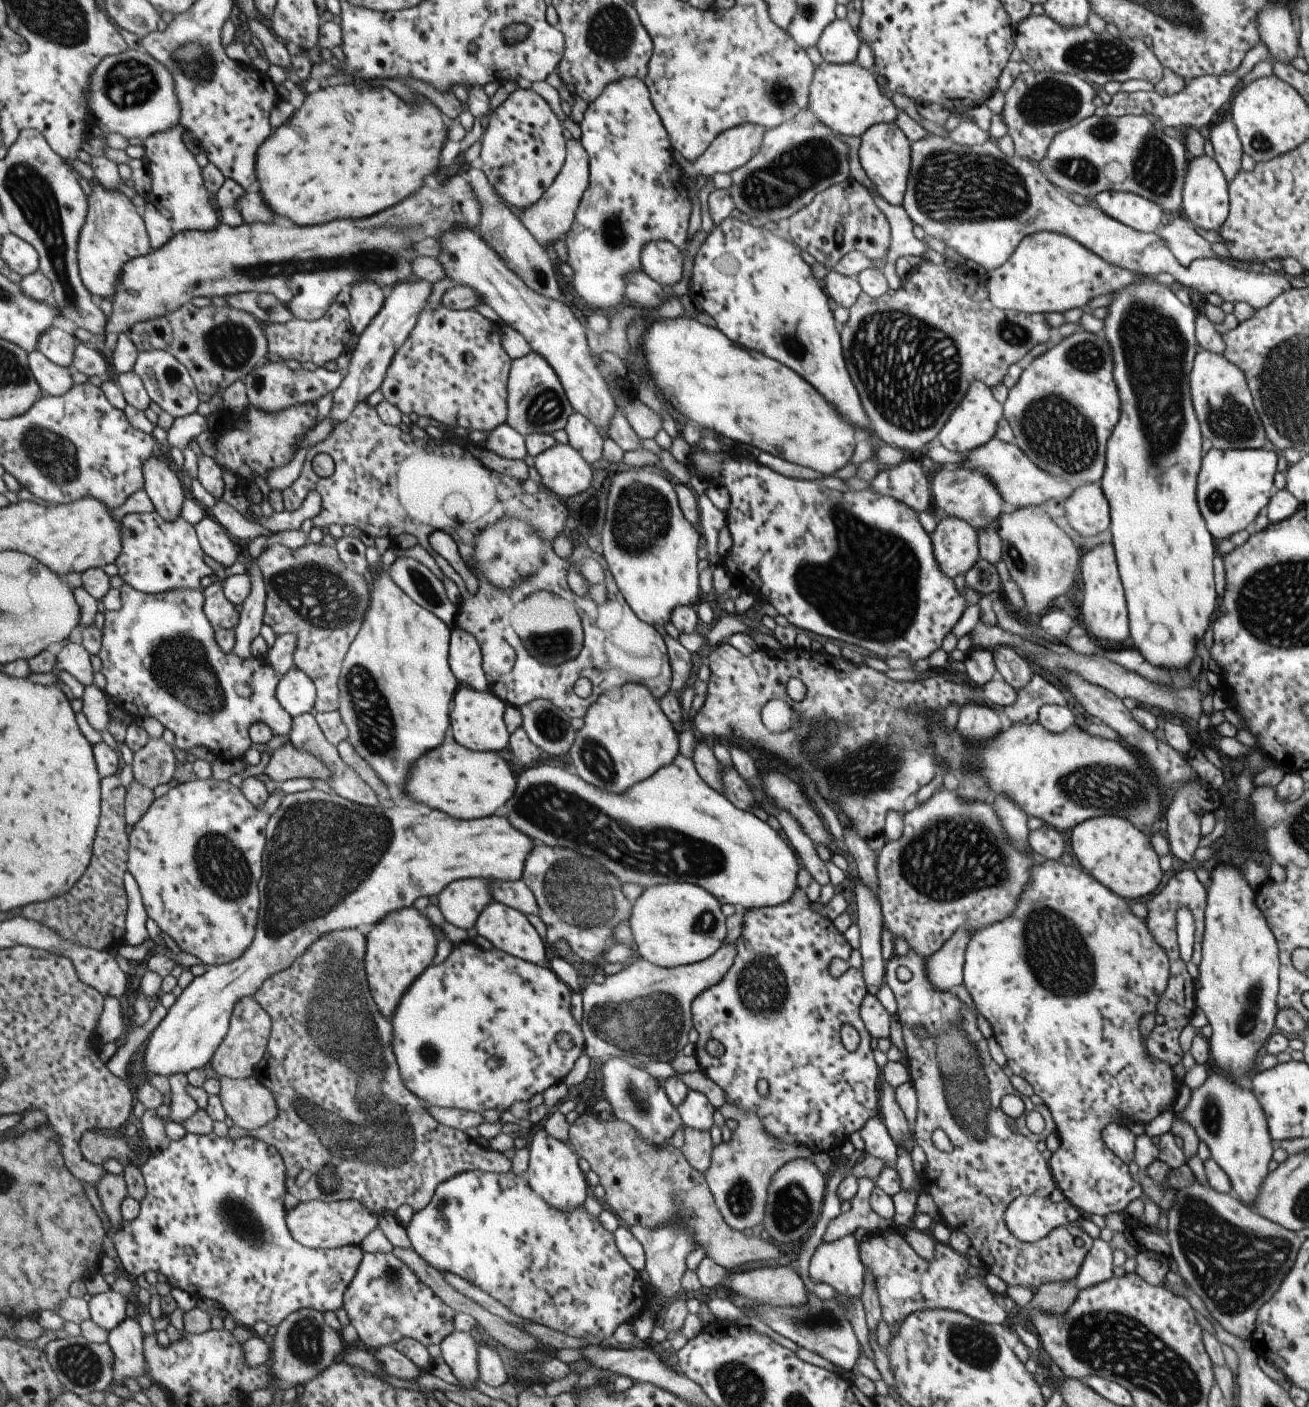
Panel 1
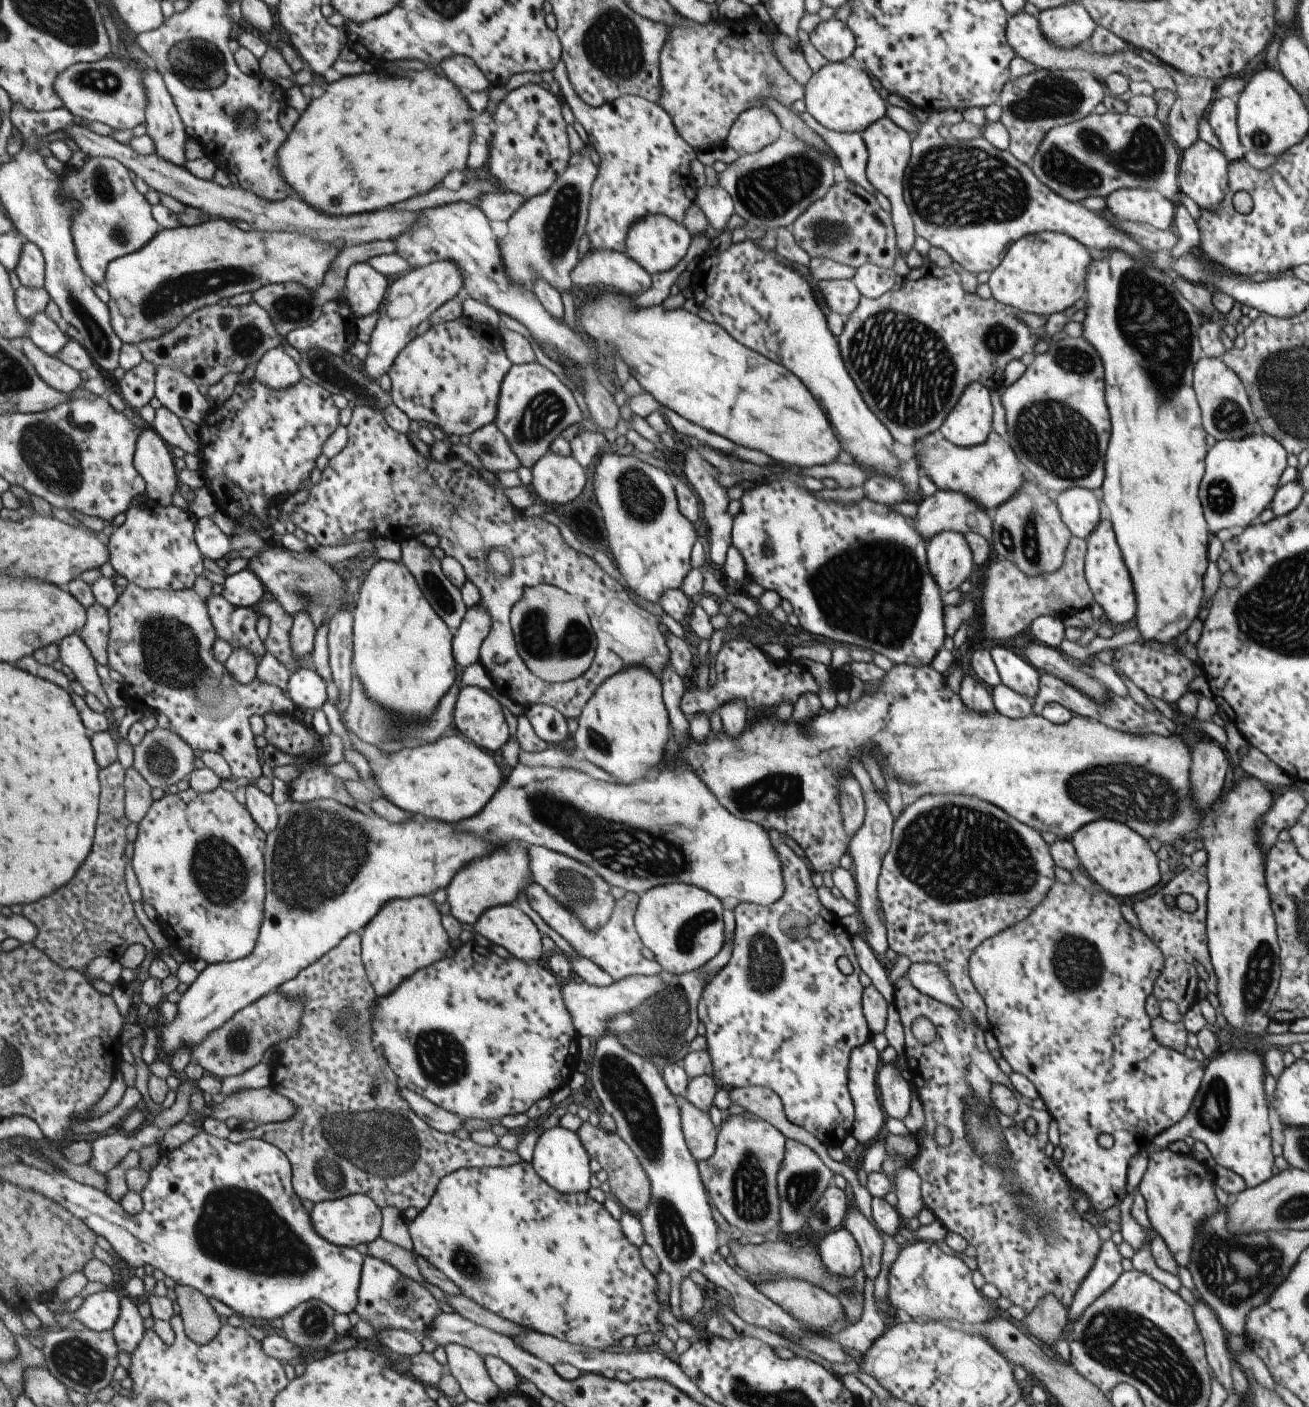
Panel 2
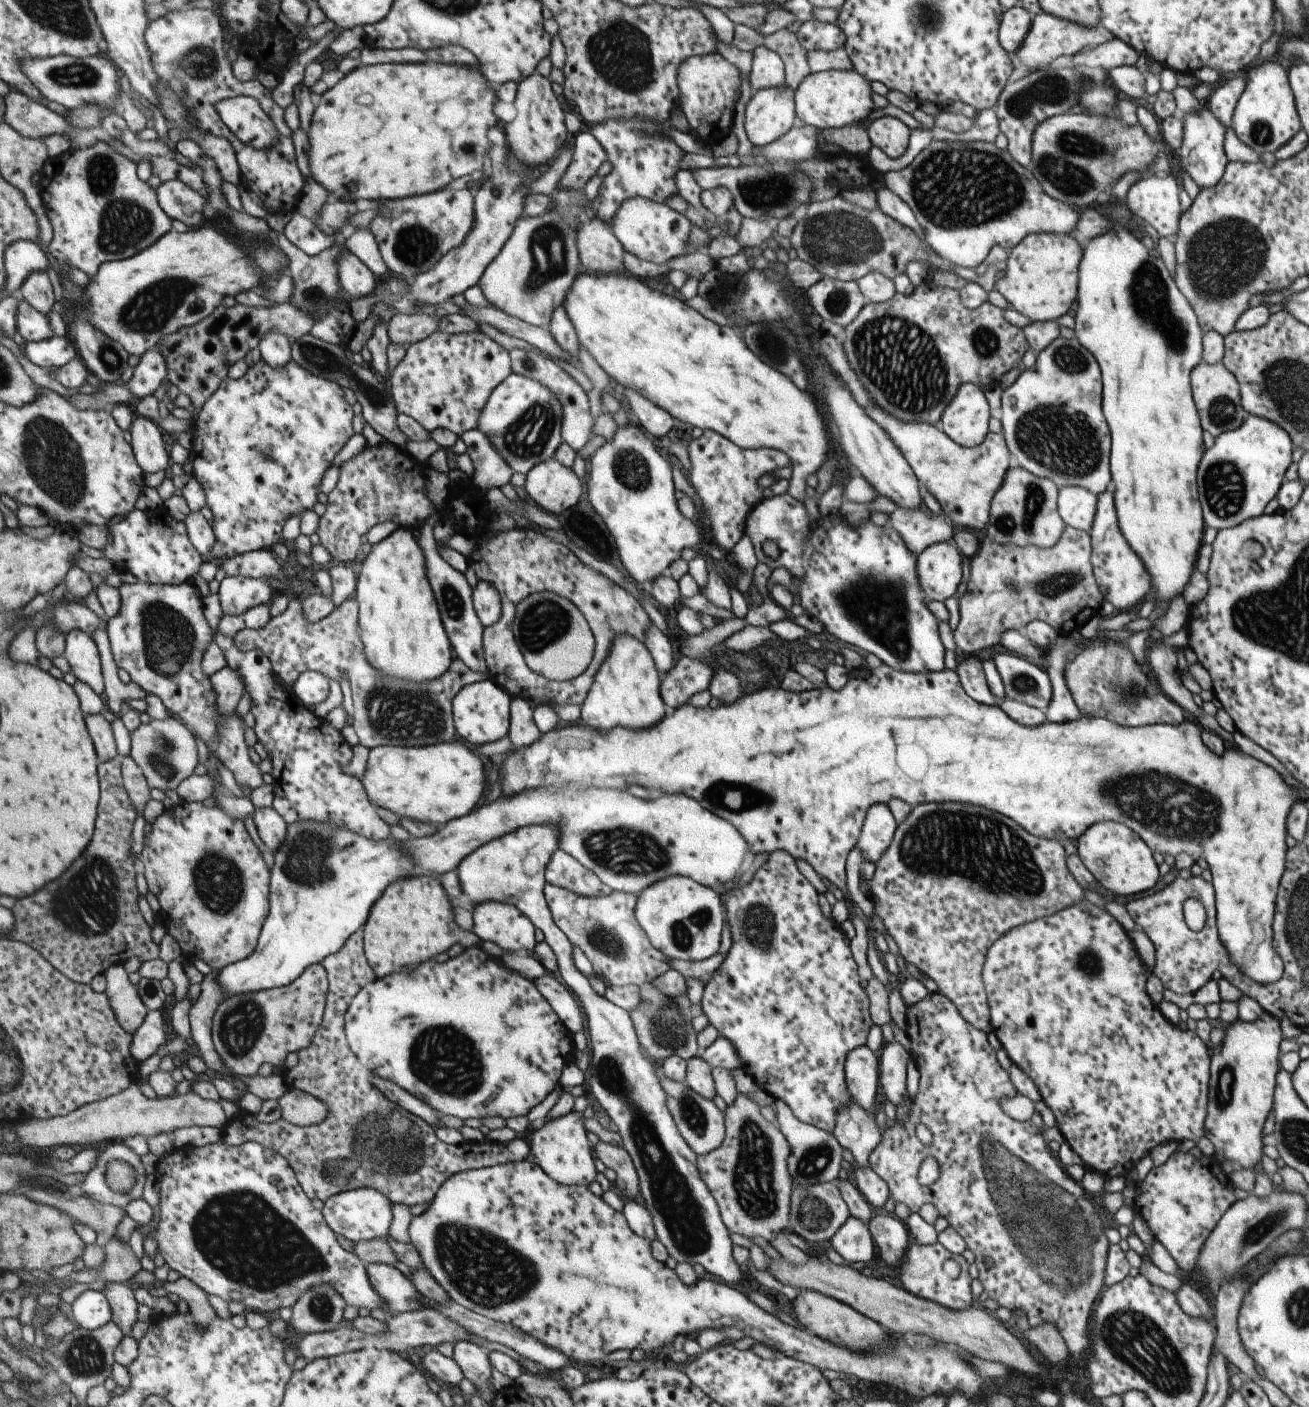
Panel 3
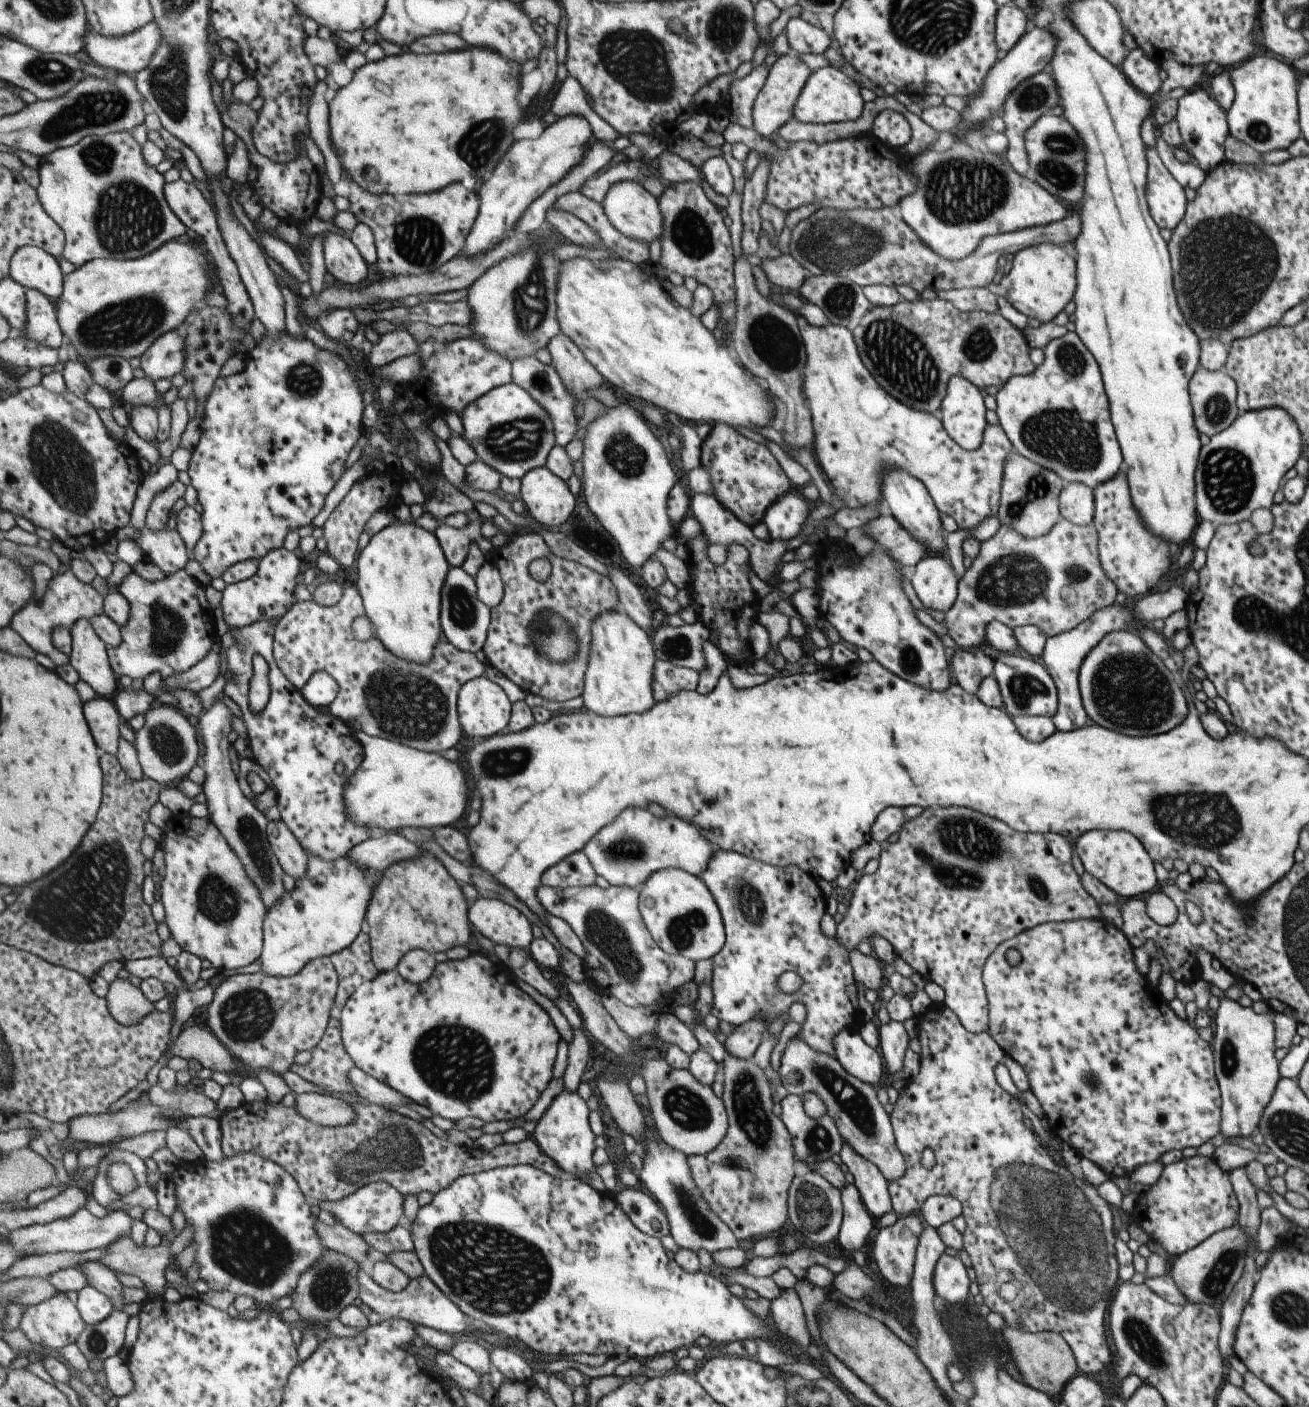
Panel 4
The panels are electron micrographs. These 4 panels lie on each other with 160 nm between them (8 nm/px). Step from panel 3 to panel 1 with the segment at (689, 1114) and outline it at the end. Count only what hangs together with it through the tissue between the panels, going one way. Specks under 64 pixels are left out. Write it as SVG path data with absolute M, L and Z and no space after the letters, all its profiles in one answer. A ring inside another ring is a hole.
M683 1126L683 1145L680 1153L687 1164L696 1171L702 1172L709 1166L712 1142L710 1132Z

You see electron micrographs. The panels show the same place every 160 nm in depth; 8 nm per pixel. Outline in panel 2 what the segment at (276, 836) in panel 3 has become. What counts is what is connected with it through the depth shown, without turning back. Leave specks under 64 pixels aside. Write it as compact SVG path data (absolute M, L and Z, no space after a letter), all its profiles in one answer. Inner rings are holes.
M257 785L247 786L246 805L250 809L255 822L269 834L280 823L280 815L277 814L277 806L274 798L265 794Z

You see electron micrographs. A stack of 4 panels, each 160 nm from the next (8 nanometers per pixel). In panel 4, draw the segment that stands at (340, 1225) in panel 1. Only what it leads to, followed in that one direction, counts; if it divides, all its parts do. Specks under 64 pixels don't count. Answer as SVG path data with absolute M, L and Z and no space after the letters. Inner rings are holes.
M387 1182L367 1184L343 1200L315 1202L319 1210L329 1212L339 1224L343 1224L352 1232L361 1236L370 1235L371 1232L387 1233L394 1231L401 1218L405 1215L403 1208L406 1205L406 1197L397 1188L393 1188Z

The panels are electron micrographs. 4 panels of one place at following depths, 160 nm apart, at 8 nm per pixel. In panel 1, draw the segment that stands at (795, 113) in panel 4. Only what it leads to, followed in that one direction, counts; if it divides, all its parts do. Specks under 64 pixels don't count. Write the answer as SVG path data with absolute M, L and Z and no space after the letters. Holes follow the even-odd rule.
M823 61L816 66L808 86L806 108L811 110L819 123L851 138L860 137L873 123L893 123L899 112L891 99L881 94L873 70L865 70L856 62L831 64Z

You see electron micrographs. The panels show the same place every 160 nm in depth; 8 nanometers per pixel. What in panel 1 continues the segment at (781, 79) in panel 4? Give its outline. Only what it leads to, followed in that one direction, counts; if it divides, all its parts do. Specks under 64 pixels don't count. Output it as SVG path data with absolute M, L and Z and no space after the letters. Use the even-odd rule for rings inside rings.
M743 123L720 132L711 144L697 157L701 176L713 176L715 172L730 173L745 164L758 150L763 127Z

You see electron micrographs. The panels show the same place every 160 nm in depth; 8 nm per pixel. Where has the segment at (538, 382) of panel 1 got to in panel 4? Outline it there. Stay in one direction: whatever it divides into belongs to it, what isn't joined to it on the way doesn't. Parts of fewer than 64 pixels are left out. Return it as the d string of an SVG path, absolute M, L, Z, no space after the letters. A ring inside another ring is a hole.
M517 383L494 388L462 412L463 437L486 462L503 476L522 479L529 471L543 467L554 444L549 415L529 392Z

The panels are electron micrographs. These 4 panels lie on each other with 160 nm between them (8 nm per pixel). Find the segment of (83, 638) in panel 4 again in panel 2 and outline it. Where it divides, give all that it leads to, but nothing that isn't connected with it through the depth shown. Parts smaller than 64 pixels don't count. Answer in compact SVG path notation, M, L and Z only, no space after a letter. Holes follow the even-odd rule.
M80 633L66 636L59 645L60 660L72 670L74 678L86 692L93 693L105 705L105 708L109 708L111 704L97 672L98 660L95 660Z

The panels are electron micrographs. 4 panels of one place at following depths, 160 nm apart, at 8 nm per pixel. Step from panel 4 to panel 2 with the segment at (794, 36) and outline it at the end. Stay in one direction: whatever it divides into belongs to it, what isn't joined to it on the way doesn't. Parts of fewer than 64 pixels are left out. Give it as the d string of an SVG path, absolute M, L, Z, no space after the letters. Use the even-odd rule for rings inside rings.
M835 18L819 21L803 39L811 43L829 63L845 60L847 56L852 55L854 49L854 36L851 31L845 23Z

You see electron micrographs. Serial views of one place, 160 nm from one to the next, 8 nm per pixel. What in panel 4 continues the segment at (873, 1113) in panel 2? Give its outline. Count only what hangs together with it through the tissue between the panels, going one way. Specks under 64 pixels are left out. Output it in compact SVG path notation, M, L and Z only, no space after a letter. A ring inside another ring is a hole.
M844 1029L837 1032L832 1044L833 1057L849 1075L871 1086L879 1081L883 1074L879 1052L864 1044L858 1031Z

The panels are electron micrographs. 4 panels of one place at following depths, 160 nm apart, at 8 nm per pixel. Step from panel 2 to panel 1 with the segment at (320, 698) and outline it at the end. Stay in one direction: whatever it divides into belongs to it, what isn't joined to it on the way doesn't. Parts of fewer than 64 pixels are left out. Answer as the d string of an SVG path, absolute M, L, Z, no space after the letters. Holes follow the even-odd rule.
M293 668L281 677L277 696L281 704L298 717L316 708L318 690L307 673Z

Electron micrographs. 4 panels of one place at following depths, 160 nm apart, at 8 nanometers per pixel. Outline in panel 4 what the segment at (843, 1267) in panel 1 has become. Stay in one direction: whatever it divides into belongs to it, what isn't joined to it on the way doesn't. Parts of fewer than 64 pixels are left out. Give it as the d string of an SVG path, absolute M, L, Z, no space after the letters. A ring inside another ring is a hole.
M850 1179L840 1189L840 1202L842 1222L836 1239L842 1251L849 1255L853 1251L859 1251L867 1242L868 1234L875 1227L876 1221L866 1212Z

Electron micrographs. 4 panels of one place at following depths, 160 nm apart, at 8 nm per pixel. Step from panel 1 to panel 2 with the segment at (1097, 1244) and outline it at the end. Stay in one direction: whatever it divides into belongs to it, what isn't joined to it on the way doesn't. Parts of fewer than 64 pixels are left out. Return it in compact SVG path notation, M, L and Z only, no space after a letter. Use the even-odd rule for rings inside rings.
M1111 1239L1101 1243L1091 1268L1073 1295L1066 1316L1069 1323L1075 1322L1083 1314L1088 1304L1101 1296L1117 1280L1117 1277L1123 1272L1121 1263L1119 1263L1121 1258L1117 1245Z

